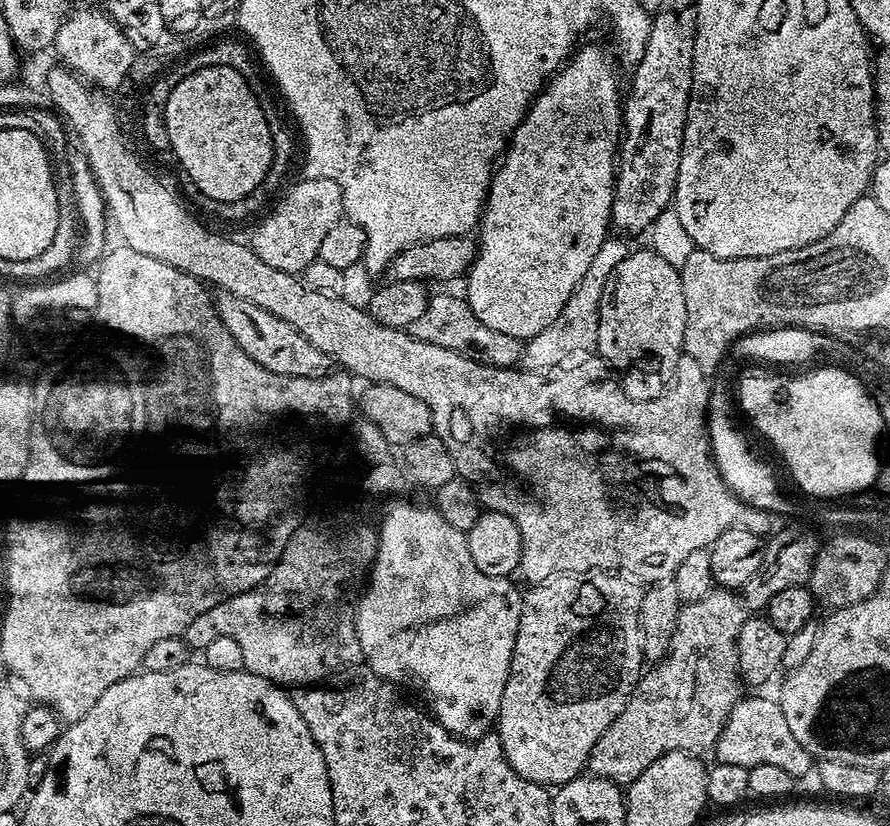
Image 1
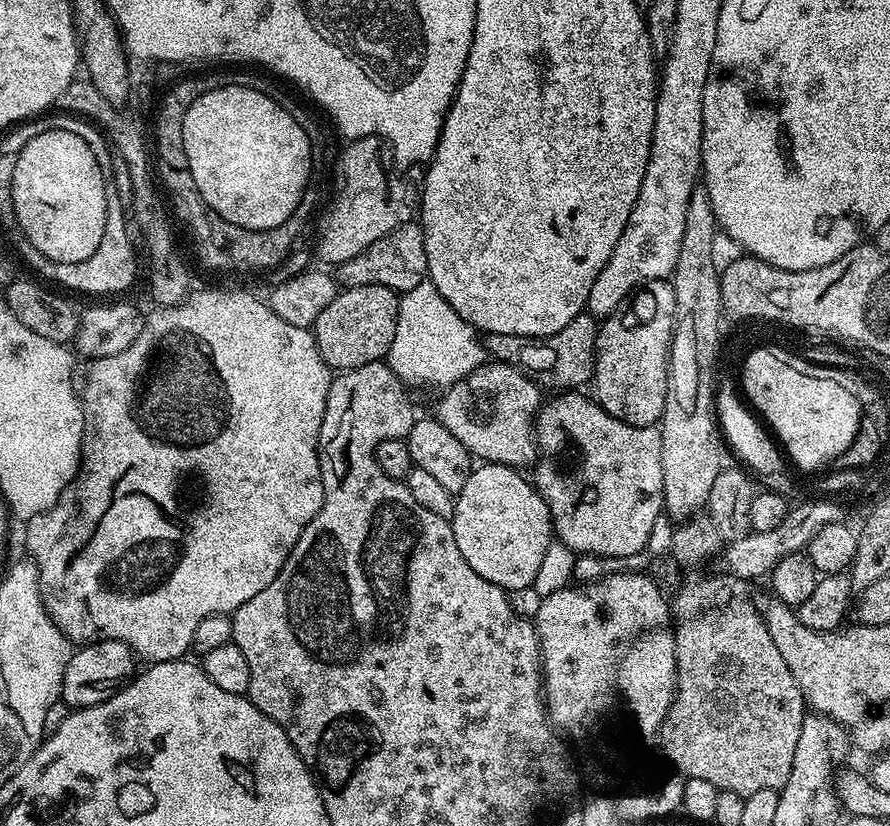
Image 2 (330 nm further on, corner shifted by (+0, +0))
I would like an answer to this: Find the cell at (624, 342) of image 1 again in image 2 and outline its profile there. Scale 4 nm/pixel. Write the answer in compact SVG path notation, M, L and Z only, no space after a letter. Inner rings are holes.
M649 280L632 293L619 313L603 321L596 338L595 399L630 426L659 425L668 396L668 349L676 321L674 290L668 280Z

